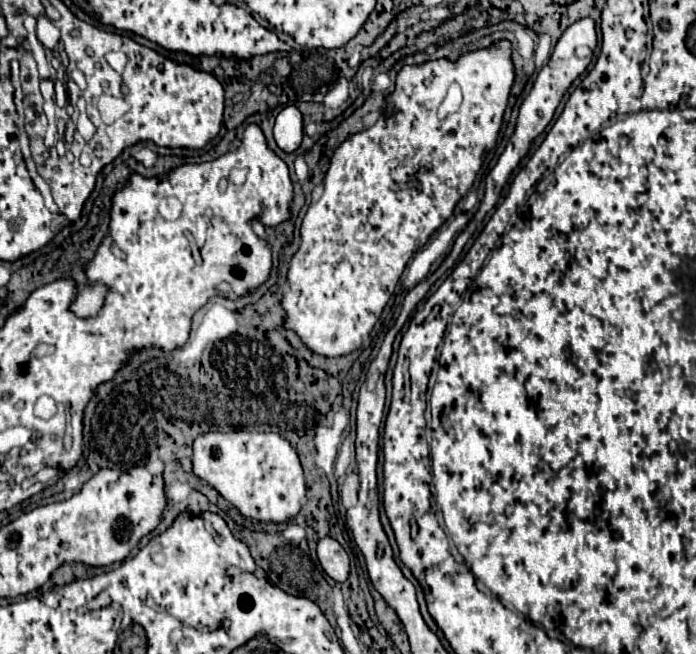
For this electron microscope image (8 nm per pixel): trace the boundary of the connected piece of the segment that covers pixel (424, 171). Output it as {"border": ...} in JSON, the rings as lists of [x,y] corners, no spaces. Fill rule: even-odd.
{"border":[[[507,40],[499,42],[499,44],[491,44],[491,48],[487,50],[477,50],[477,52],[469,52],[469,54],[463,54],[457,62],[451,62],[451,60],[435,60],[435,62],[425,62],[423,66],[405,66],[399,76],[397,76],[397,84],[395,84],[395,92],[387,98],[387,106],[385,110],[381,112],[379,120],[359,132],[359,134],[353,134],[349,140],[345,140],[333,154],[331,158],[331,166],[329,166],[329,172],[325,176],[325,192],[321,196],[319,202],[311,204],[305,218],[303,218],[303,224],[301,224],[301,248],[299,252],[293,256],[291,260],[291,266],[289,266],[289,272],[287,272],[287,280],[289,280],[289,290],[287,294],[283,296],[283,306],[285,306],[285,326],[289,326],[293,332],[297,332],[301,336],[301,340],[317,354],[323,354],[323,356],[345,356],[345,354],[351,354],[353,350],[357,350],[361,344],[363,344],[363,338],[369,336],[369,332],[373,330],[375,322],[379,320],[385,304],[389,302],[407,262],[411,260],[411,256],[425,246],[425,242],[431,238],[431,234],[453,214],[455,210],[455,204],[467,194],[467,190],[471,188],[481,164],[483,164],[483,158],[485,158],[485,150],[487,146],[493,148],[495,142],[497,142],[497,134],[501,130],[501,122],[503,122],[503,112],[505,112],[505,106],[507,106],[507,100],[509,100],[509,90],[511,90],[511,84],[513,84],[513,62],[511,62],[511,44]],[[457,82],[461,86],[461,92],[463,92],[463,104],[459,108],[457,114],[451,114],[447,116],[445,120],[439,120],[437,118],[437,110],[443,102],[443,96],[447,92],[447,88]]]}

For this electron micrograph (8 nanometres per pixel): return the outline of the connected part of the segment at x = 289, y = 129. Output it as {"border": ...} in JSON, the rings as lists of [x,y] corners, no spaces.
{"border":[[[287,106],[285,110],[279,112],[277,120],[275,120],[275,142],[279,142],[281,150],[289,150],[289,152],[297,152],[301,142],[303,142],[303,114],[295,108],[295,106]]]}

